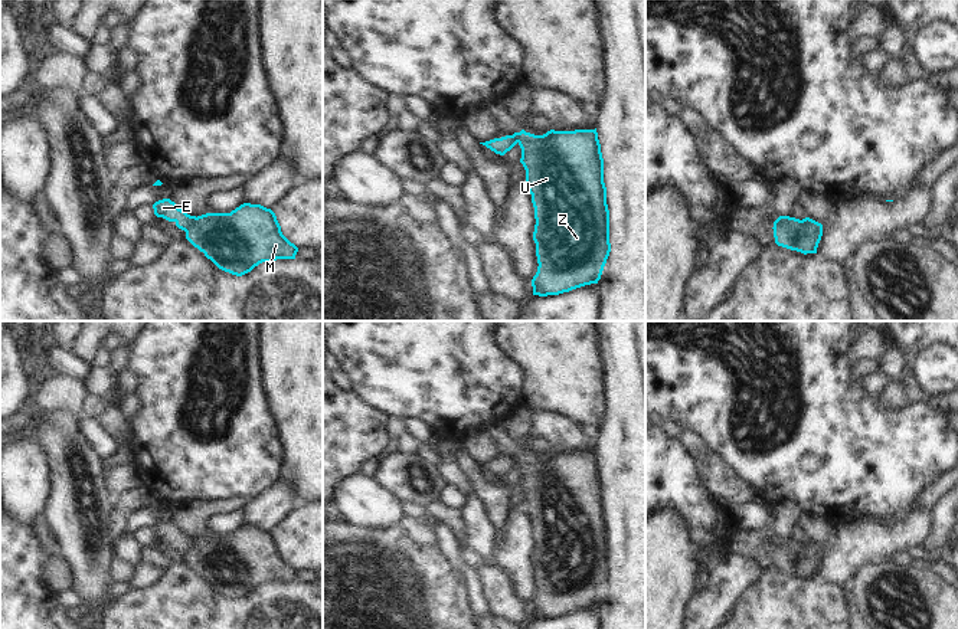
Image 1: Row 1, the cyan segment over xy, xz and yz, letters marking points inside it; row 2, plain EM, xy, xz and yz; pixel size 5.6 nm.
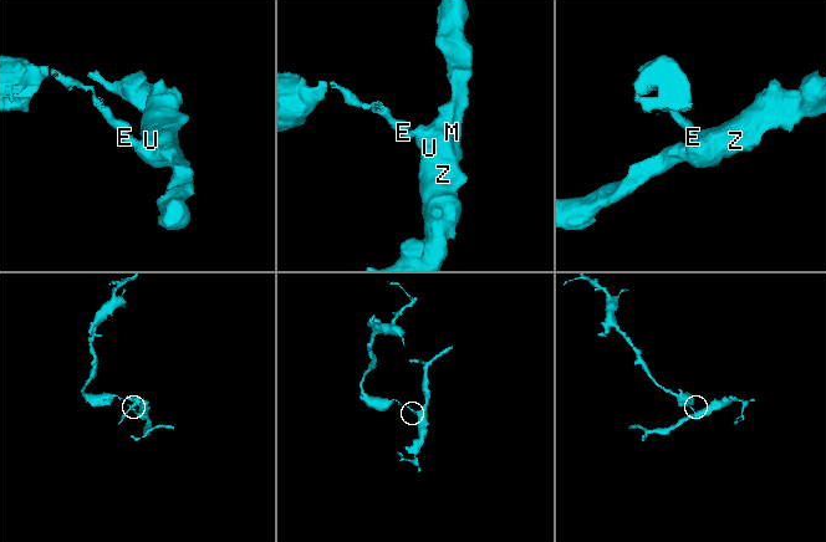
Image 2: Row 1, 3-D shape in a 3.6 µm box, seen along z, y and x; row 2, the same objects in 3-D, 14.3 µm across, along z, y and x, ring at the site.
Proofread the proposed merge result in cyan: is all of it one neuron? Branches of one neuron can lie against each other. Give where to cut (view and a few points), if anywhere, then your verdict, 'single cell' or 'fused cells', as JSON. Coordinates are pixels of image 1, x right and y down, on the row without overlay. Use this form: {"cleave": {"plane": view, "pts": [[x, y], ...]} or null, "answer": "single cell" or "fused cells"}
{"cleave": {"plane": "xy", "pts": [[196, 540], [185, 553]]}, "answer": "fused cells"}

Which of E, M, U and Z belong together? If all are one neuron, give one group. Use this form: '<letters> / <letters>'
E / M U Z

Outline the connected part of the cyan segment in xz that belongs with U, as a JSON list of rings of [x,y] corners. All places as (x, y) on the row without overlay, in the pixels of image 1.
[[[595,452],[555,453],[534,458],[519,455],[520,485],[534,530],[537,594],[533,617],[547,619],[598,606],[611,574],[609,533],[604,505],[604,481]]]

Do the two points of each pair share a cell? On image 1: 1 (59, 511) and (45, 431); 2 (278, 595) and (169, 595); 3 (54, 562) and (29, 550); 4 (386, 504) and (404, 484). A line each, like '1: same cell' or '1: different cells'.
1: same cell
2: same cell
3: different cells
4: different cells

